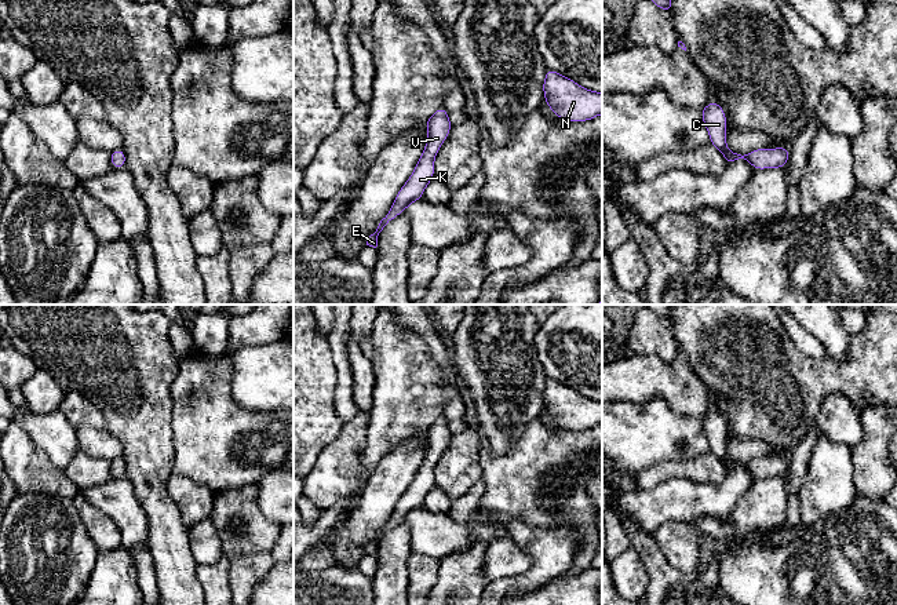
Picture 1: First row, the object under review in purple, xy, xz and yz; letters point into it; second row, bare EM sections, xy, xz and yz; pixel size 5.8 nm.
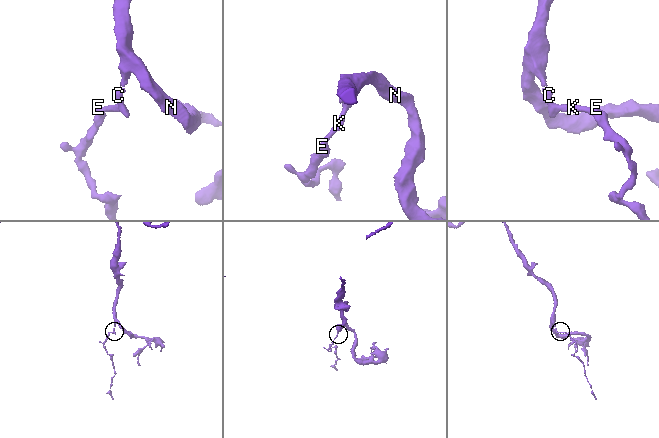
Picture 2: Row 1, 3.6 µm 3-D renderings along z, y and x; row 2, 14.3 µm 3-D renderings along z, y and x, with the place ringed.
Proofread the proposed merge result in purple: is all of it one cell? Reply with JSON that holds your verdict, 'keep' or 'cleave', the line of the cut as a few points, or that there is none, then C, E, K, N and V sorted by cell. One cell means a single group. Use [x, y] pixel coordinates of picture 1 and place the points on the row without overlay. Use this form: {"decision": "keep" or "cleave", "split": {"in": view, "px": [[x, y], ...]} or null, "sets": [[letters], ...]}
{"decision": "keep", "split": null, "sets": [["C", "E", "K", "N", "V"]]}

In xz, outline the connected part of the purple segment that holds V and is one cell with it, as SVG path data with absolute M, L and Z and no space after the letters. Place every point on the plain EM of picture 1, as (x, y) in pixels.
M440 416L426 430L429 448L426 451L422 466L419 467L406 492L400 498L390 520L380 529L376 540L367 547L367 554L376 557L378 544L383 536L394 526L397 526L402 520L405 520L408 514L423 506L426 495L434 486L434 467L452 437L448 422L448 419Z

